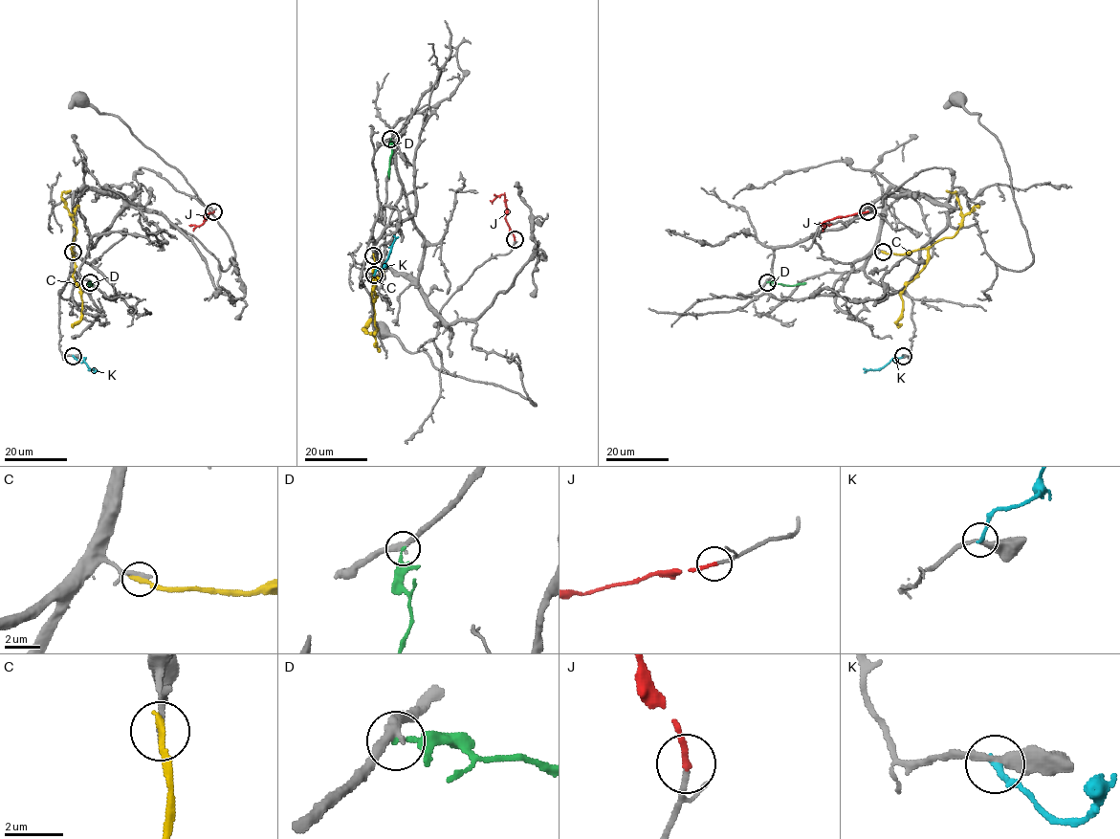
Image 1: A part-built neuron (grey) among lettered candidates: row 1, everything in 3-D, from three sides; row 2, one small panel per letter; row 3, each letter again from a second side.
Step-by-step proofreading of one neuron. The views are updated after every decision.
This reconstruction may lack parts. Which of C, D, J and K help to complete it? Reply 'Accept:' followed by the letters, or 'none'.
Accept: J

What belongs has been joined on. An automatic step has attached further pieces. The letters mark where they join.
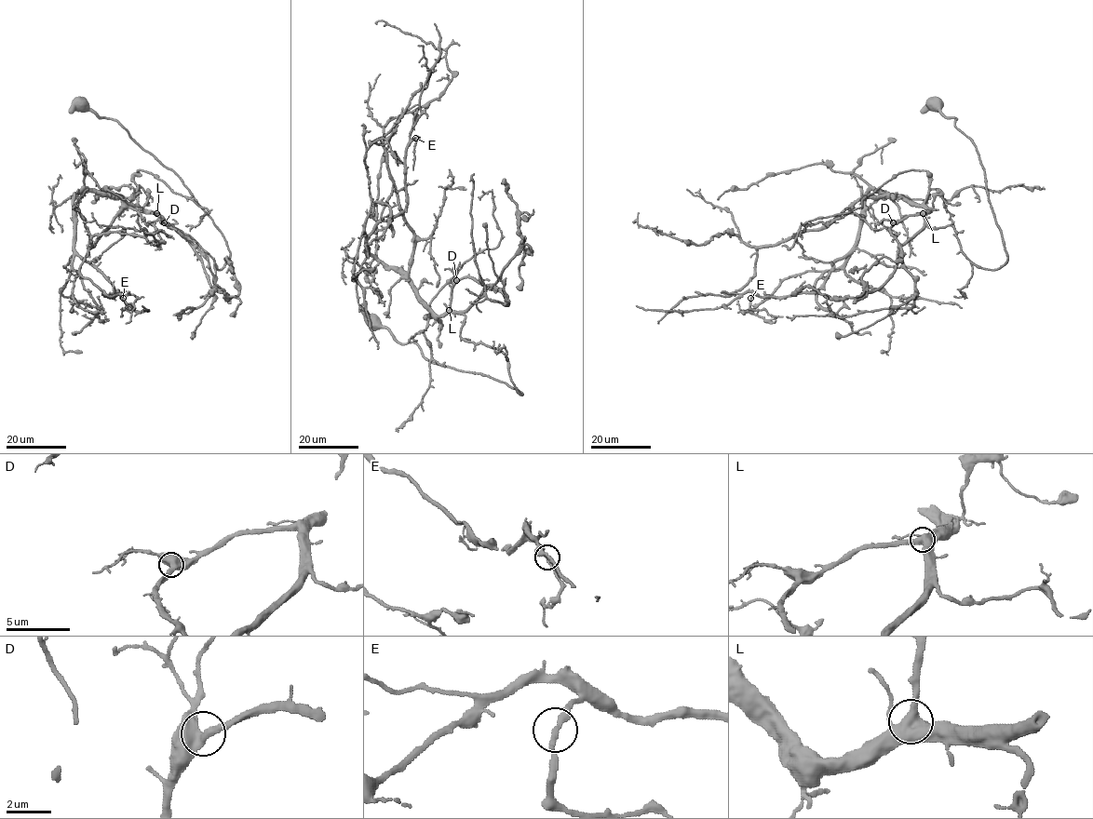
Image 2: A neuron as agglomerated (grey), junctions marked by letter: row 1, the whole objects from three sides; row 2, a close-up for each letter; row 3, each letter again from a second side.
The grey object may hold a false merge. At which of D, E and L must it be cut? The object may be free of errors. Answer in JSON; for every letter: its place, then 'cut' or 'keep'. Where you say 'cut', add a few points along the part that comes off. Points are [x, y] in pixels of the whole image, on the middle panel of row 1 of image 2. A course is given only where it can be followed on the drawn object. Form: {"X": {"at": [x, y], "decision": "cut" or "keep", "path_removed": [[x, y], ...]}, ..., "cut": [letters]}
{"D": {"at": [456, 280], "decision": "keep"}, "E": {"at": [415, 138], "decision": "keep"}, "L": {"at": [449, 310], "decision": "keep"}, "cut": []}

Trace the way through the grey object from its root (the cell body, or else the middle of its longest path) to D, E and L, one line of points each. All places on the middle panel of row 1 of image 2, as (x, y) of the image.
D: (374, 320), (432, 362), (521, 395), (504, 354), (460, 336), (465, 315), (450, 310), (456, 280)
E: (374, 320), (522, 394), (504, 354), (460, 336), (464, 315), (436, 315), (366, 251), (406, 207), (415, 138)
L: (374, 320), (432, 362), (521, 395), (507, 357), (464, 339), (465, 315), (449, 311)

